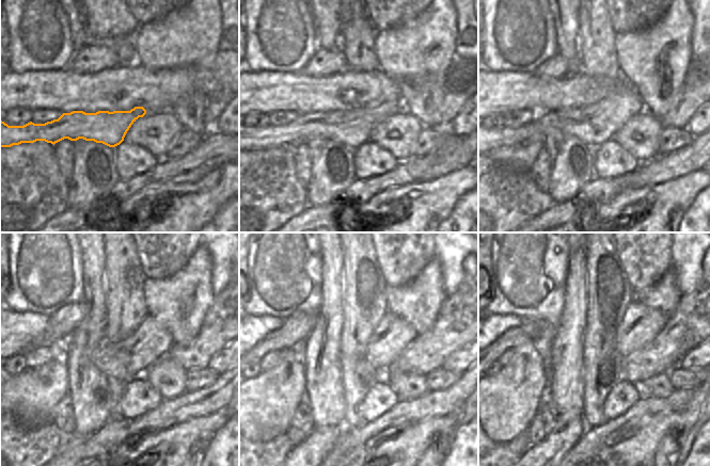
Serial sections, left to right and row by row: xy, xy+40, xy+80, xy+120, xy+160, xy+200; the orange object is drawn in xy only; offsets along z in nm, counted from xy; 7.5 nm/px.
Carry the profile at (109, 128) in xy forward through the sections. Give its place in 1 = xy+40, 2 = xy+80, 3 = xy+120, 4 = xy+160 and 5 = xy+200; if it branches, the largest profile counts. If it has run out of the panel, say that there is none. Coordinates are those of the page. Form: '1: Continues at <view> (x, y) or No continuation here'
1: Continues at xy+40 (352, 128)
2: Continues at xy+80 (594, 125)
3: Continues at xy+120 (129, 358)
4: Continues at xy+160 (392, 335)
5: Continues at xy+200 (640, 325)

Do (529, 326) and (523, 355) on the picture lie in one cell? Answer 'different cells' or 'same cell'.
different cells

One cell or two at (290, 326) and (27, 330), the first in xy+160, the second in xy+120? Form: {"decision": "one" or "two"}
{"decision": "two"}

